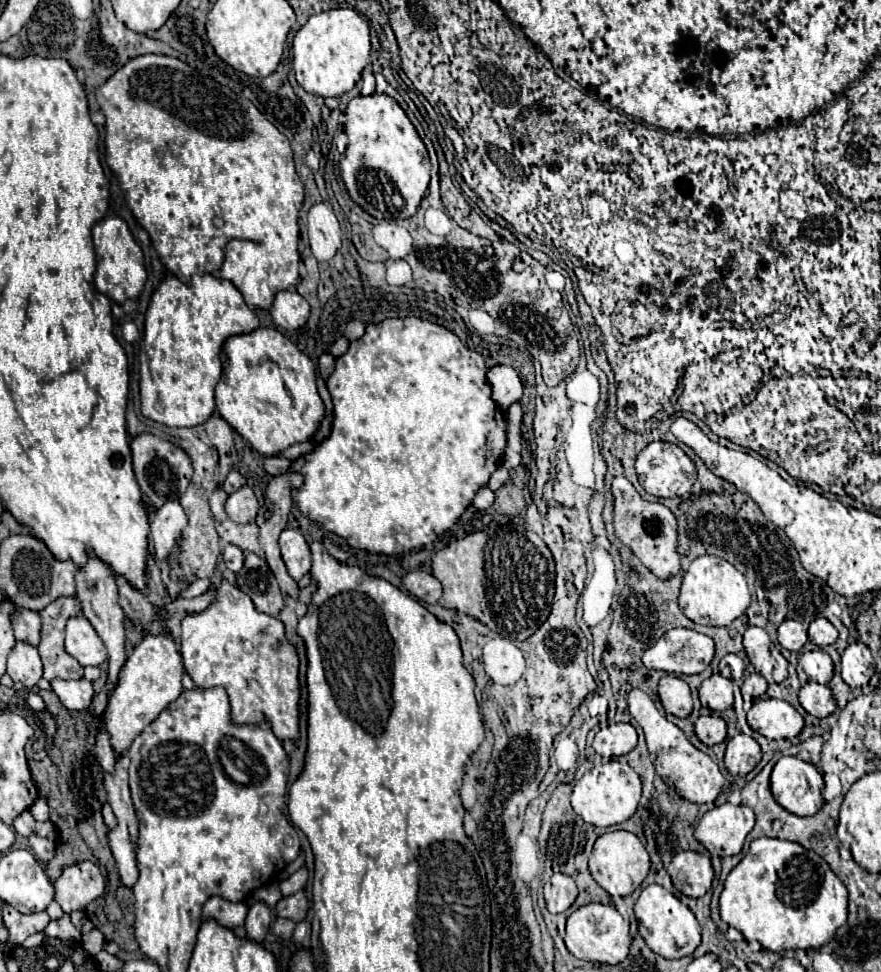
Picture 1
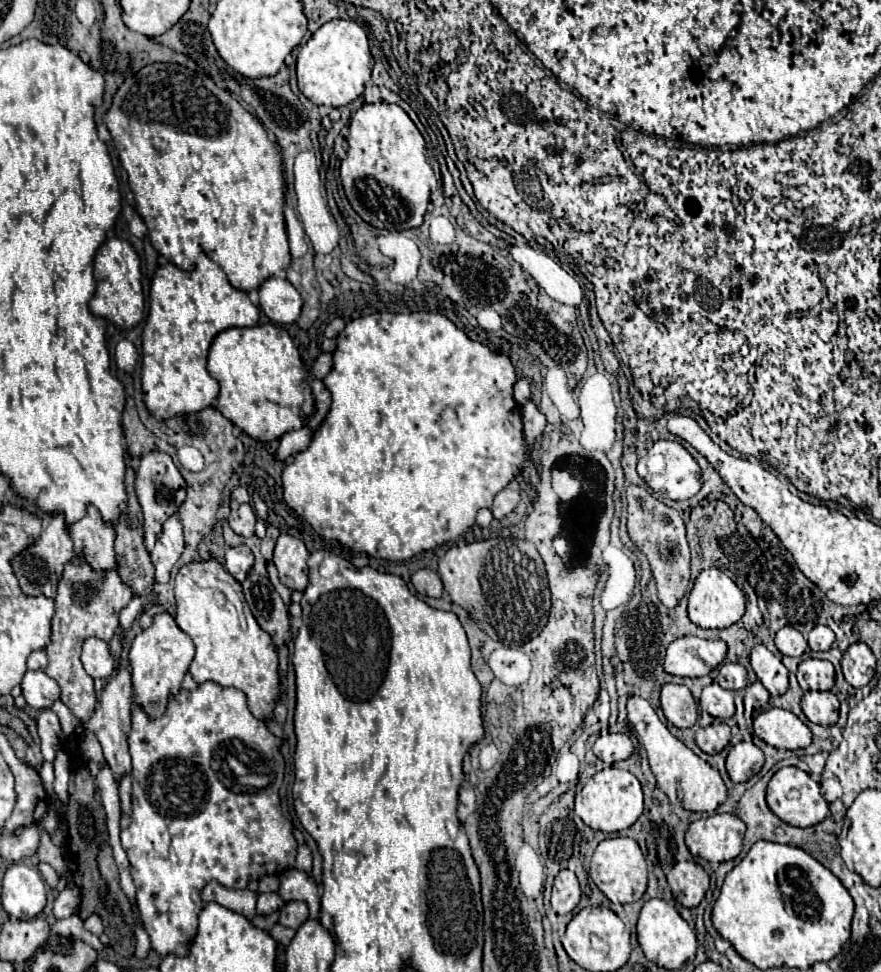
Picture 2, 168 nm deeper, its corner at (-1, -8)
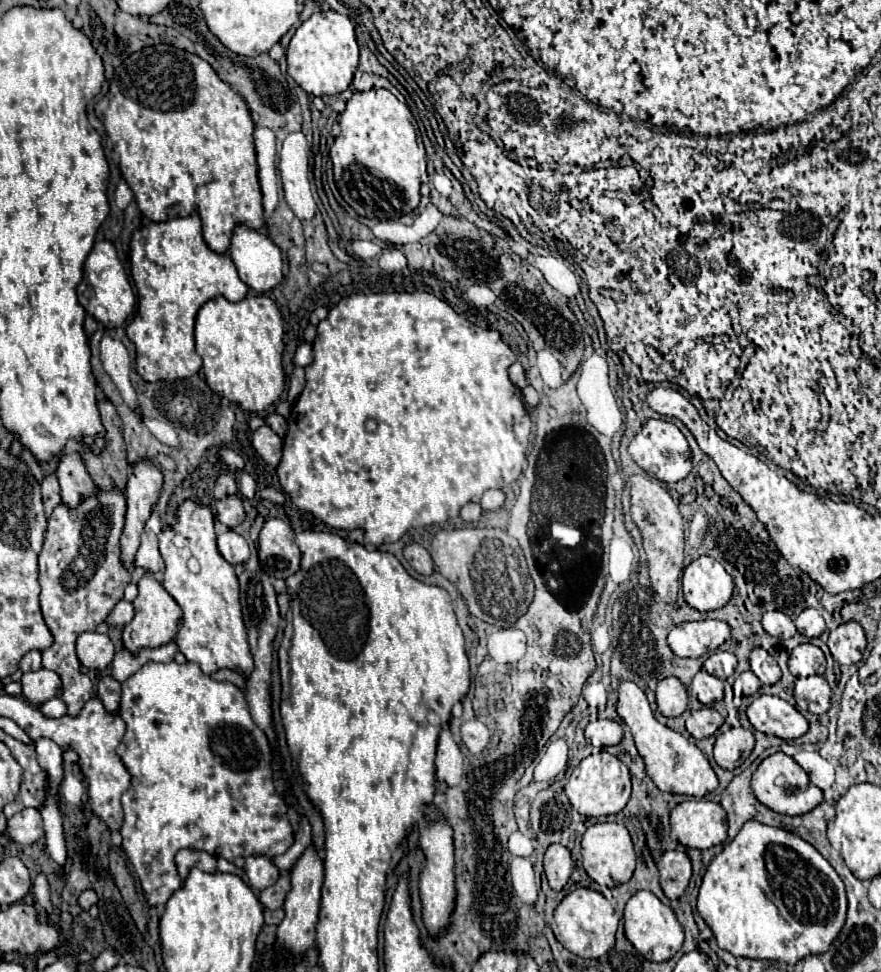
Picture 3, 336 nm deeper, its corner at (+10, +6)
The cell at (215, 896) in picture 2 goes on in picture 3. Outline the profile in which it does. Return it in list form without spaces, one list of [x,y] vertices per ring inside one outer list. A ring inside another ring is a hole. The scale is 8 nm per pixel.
[[[183,848],[183,850],[179,850],[179,854],[175,854],[175,864],[177,864],[181,878],[187,878],[189,868],[199,868],[203,872],[217,872],[215,856],[207,854],[205,850]]]

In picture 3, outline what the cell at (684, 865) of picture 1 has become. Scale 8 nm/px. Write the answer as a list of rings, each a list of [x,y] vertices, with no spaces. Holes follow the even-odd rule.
[[[683,850],[665,852],[657,864],[659,868],[659,882],[669,900],[677,900],[689,884],[691,878],[691,862]]]

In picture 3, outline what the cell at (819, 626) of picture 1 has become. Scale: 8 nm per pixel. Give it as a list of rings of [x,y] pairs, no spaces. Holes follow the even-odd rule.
[[[815,608],[803,610],[797,616],[795,626],[797,626],[797,631],[801,632],[803,636],[807,636],[807,638],[817,638],[817,636],[821,636],[825,632],[825,620]]]

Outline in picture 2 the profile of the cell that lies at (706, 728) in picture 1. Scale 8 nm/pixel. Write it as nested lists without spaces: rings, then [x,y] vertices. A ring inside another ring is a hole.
[[[724,722],[710,724],[696,732],[696,744],[706,754],[718,754],[730,742],[730,726]]]

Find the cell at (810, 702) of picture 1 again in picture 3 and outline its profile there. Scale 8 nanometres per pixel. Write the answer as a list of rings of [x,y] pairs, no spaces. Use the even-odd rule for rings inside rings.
[[[807,676],[795,682],[797,706],[805,706],[811,714],[825,714],[829,710],[831,688],[823,676]]]

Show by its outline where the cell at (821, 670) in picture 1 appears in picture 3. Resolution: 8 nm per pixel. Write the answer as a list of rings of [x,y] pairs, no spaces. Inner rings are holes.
[[[799,644],[791,652],[788,668],[795,678],[805,678],[811,674],[825,674],[825,656],[821,648],[813,644]]]

